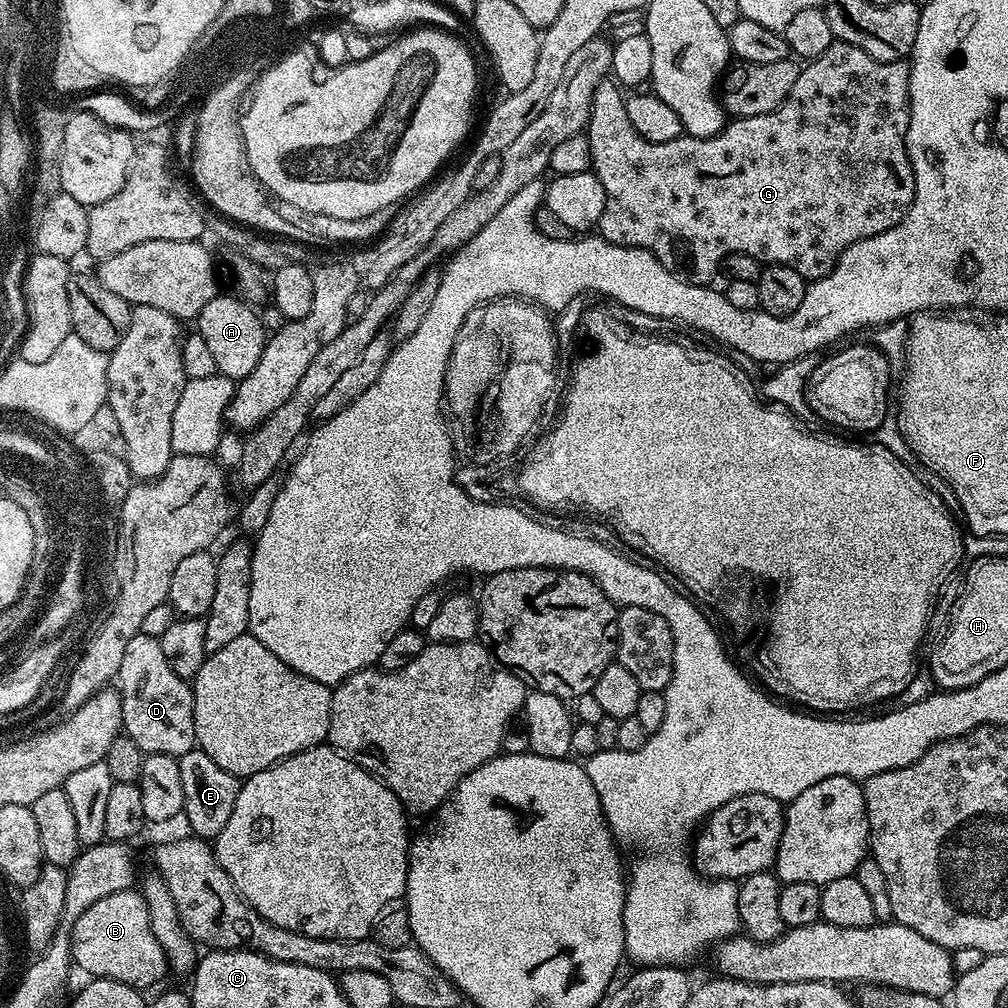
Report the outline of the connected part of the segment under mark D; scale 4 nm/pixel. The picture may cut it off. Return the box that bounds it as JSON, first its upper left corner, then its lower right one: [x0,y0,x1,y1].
[118,632,197,758]

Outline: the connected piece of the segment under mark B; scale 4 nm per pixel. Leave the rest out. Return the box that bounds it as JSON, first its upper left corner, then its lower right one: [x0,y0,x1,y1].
[70,890,170,990]

